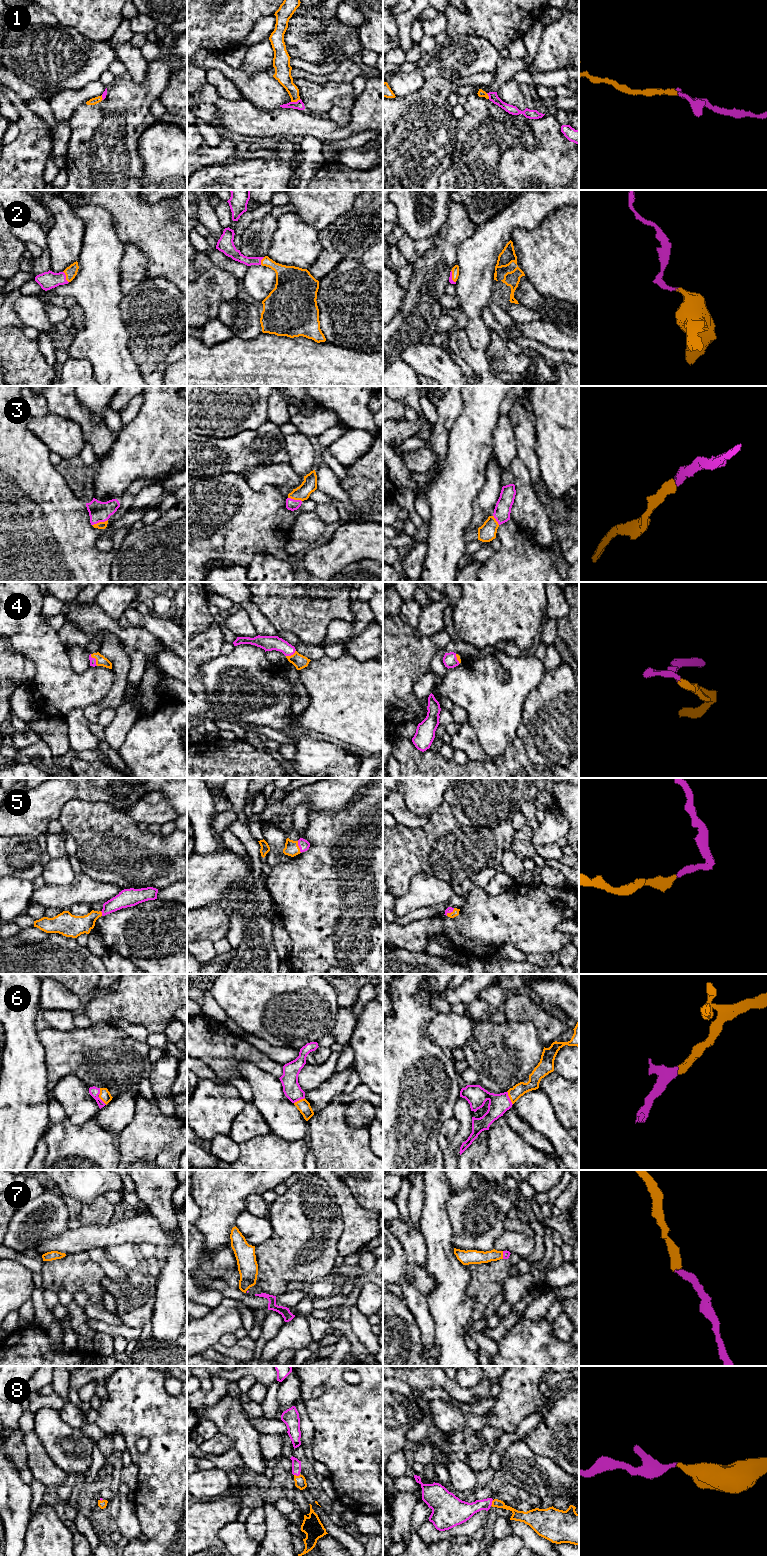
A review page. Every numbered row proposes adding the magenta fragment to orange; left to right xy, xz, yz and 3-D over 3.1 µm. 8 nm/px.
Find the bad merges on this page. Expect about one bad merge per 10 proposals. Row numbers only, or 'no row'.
no row

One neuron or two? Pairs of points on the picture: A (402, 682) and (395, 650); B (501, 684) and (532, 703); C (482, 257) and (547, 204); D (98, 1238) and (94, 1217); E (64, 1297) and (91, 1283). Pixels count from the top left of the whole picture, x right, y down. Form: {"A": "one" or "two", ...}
{"A": "one", "B": "two", "C": "one", "D": "two", "E": "two"}

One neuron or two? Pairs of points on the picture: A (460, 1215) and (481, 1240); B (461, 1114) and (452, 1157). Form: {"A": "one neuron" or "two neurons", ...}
{"A": "one neuron", "B": "one neuron"}

